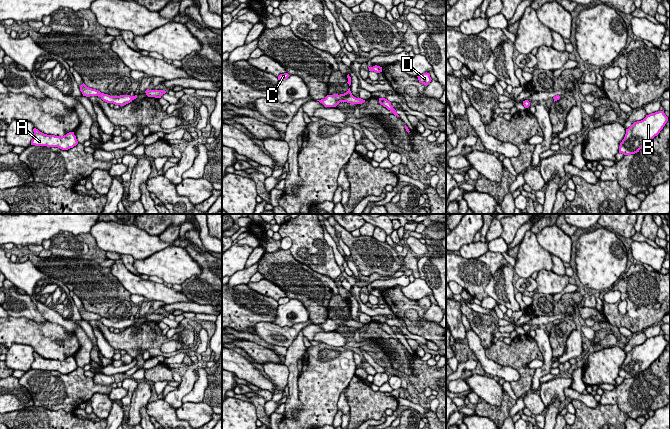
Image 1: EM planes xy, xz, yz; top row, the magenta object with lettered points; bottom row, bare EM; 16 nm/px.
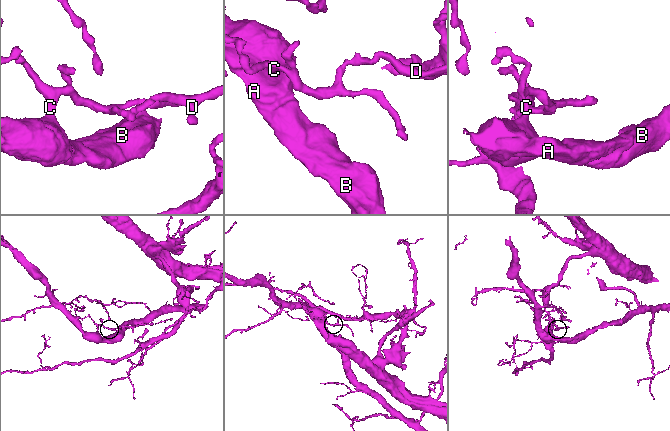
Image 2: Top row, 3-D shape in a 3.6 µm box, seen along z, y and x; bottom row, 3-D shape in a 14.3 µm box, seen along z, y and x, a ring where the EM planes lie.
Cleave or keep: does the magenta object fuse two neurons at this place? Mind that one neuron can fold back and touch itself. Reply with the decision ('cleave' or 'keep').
cleave

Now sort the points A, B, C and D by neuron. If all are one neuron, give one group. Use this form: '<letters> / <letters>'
A B C / D

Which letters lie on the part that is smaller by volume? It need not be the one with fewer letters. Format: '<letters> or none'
D

